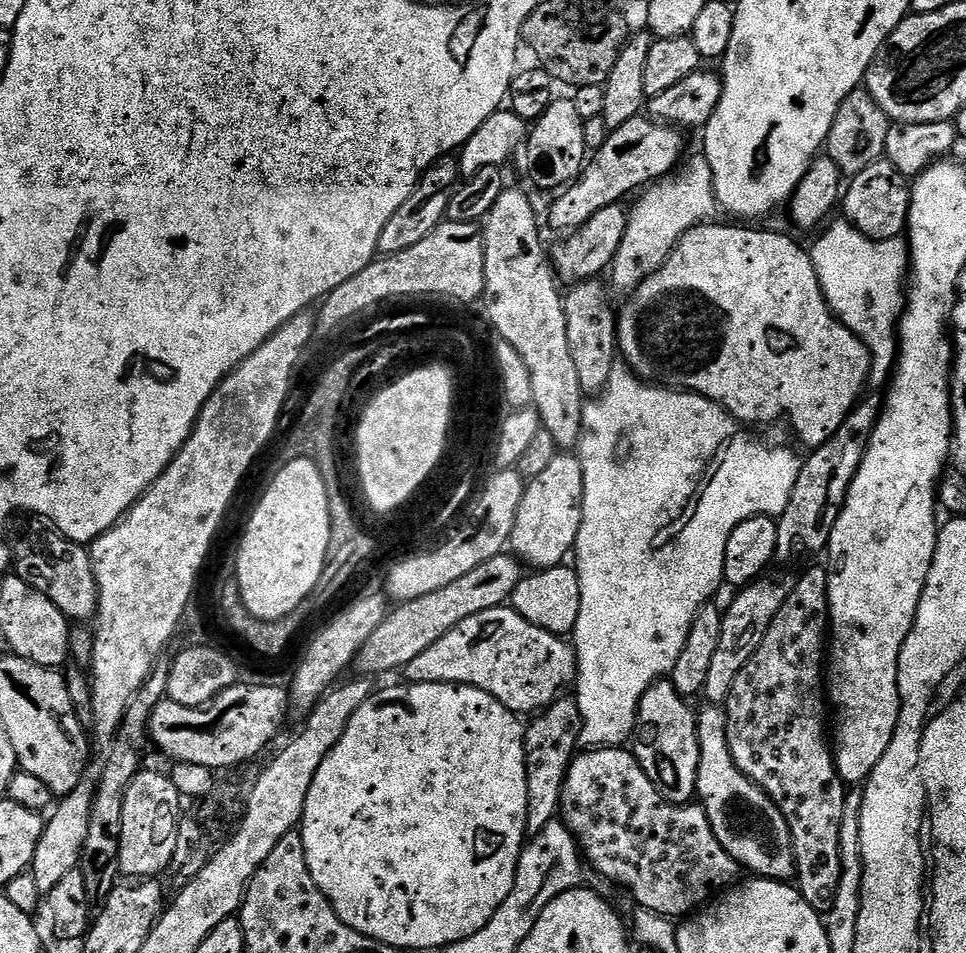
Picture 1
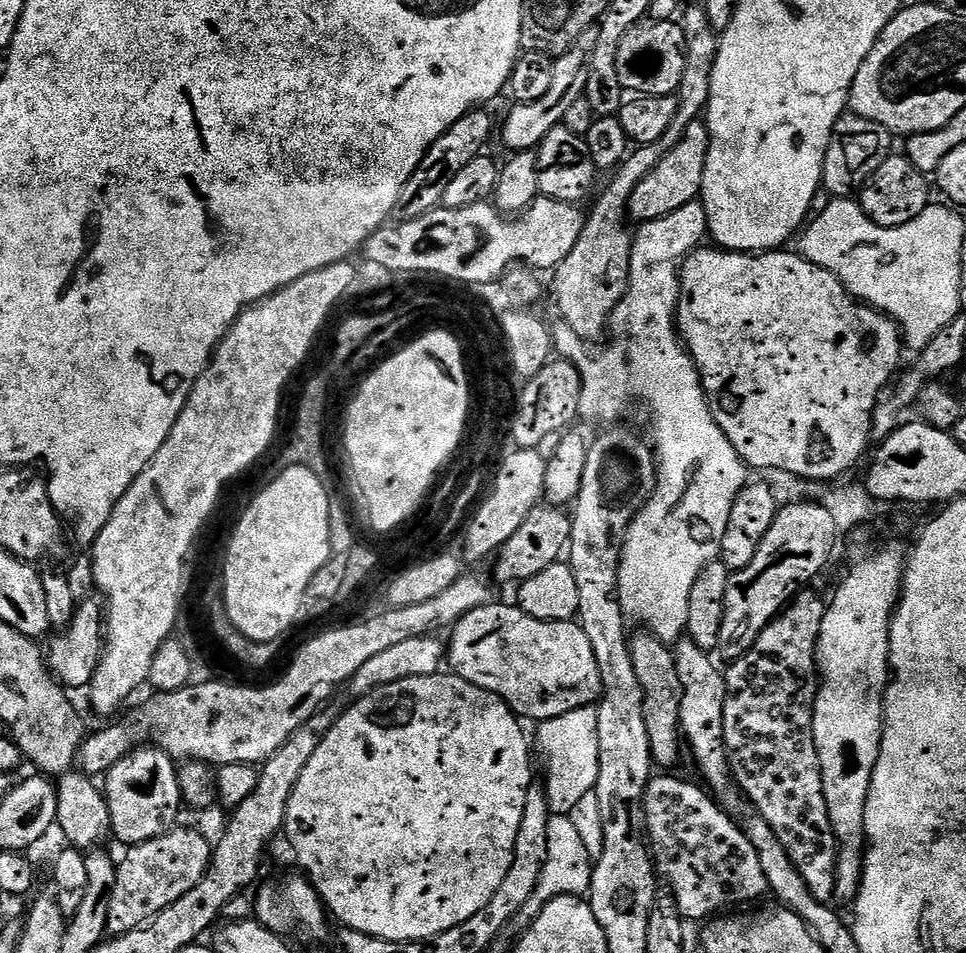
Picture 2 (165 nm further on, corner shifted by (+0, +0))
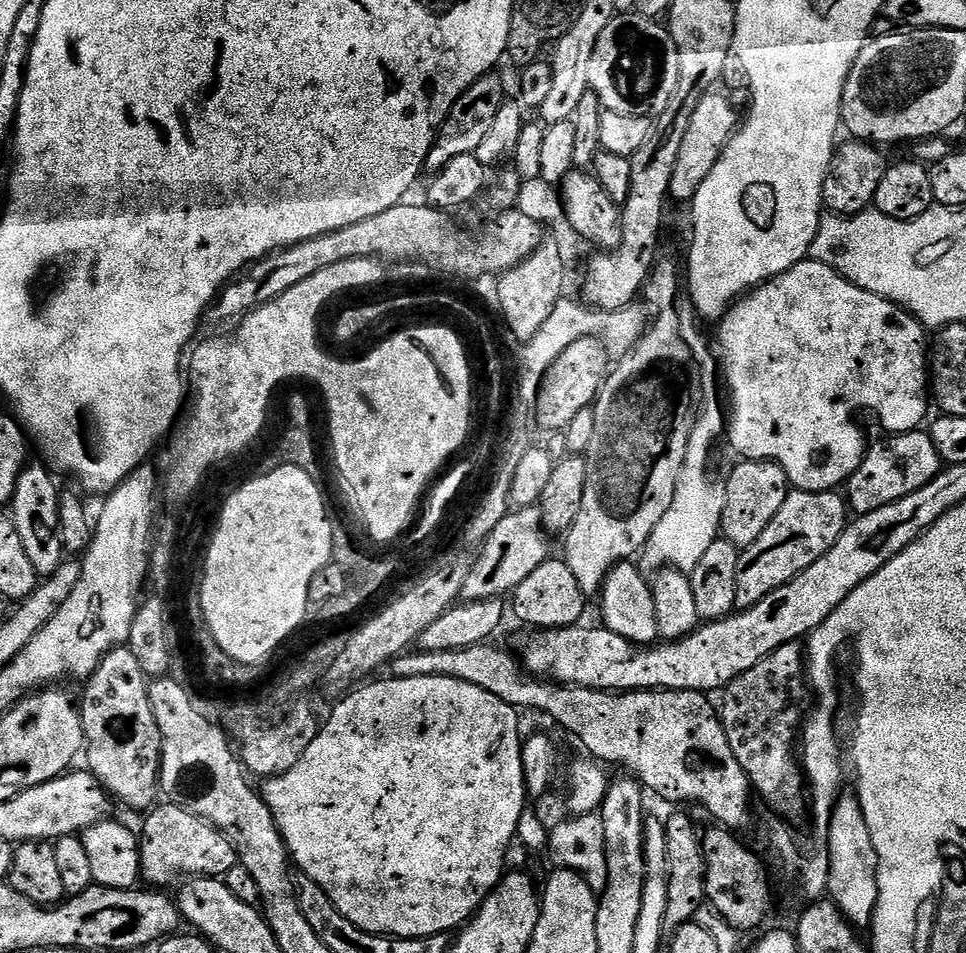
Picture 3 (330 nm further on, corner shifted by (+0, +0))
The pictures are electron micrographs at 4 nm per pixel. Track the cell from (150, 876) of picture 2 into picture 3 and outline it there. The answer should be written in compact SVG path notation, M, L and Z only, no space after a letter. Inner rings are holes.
M167 802L147 813L140 836L140 874L143 883L148 883L145 885L164 886L160 884L168 884L179 876L222 878L237 864L236 849L215 824L200 820L193 812Z

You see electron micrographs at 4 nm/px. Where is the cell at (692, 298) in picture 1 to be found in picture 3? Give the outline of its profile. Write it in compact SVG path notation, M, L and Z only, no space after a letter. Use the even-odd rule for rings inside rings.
M805 258L790 270L786 270L782 274L775 276L773 280L768 280L764 284L757 284L751 292L737 300L736 303L728 309L728 313L726 313L724 319L719 321L718 328L720 328L720 333L716 336L717 342L720 343L720 352L718 348L718 364L720 360L720 368L724 371L724 384L728 387L728 408L726 404L726 437L728 436L729 442L732 443L733 450L740 455L740 458L743 458L744 460L771 460L773 464L782 466L782 470L786 470L786 478L793 489L802 492L831 492L839 489L841 485L852 477L852 469L860 465L861 460L864 459L866 451L864 436L860 433L859 426L852 421L852 412L860 412L863 408L868 412L876 412L877 418L880 419L881 426L885 428L885 433L888 434L914 432L923 425L920 423L923 422L924 415L928 412L928 404L930 408L930 344L927 339L924 341L924 335L926 335L924 325L921 324L915 316L911 316L909 312L905 312L903 308L899 308L897 304L891 304L886 298L882 298L878 294L870 294L866 290L854 286L849 280L842 278L837 272L835 272L835 270L833 270L833 268L826 266L822 262L818 262L811 258Z

